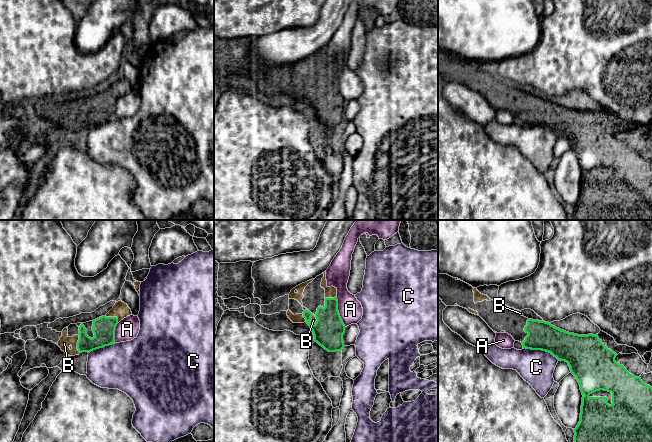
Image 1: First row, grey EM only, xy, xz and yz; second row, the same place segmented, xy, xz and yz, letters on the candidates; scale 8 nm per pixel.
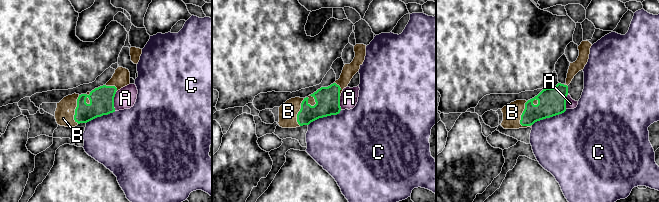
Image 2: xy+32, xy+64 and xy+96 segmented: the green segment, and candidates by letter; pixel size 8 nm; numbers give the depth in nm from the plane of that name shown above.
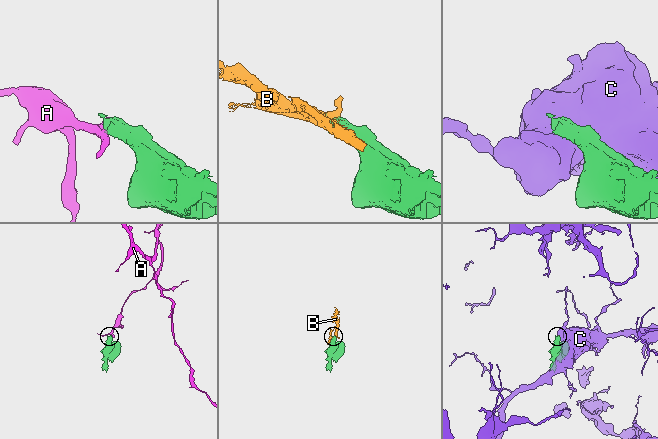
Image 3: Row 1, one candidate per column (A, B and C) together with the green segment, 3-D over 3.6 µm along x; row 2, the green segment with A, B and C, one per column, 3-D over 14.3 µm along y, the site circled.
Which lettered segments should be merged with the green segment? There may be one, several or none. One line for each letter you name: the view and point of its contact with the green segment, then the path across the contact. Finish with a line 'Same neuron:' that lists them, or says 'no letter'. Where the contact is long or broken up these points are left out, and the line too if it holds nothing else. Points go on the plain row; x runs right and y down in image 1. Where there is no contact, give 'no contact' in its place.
B: contact xy (77, 119)
Same neuron: B

